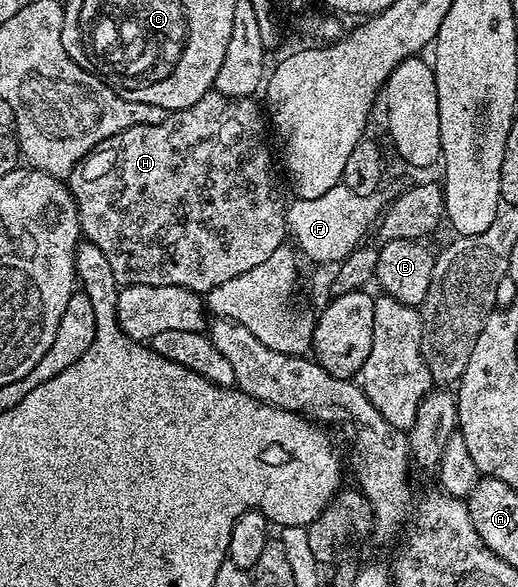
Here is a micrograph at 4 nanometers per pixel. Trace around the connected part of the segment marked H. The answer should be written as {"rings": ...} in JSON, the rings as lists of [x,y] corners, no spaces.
{"rings":[[[206,92],[197,102],[193,102],[193,106],[182,108],[180,112],[170,113],[161,122],[156,124],[142,124],[141,126],[133,126],[129,130],[121,130],[121,134],[113,134],[113,138],[109,138],[105,142],[101,142],[94,150],[87,153],[83,157],[81,163],[72,170],[69,177],[69,187],[75,198],[75,205],[79,210],[79,225],[84,237],[90,243],[97,246],[97,250],[101,250],[101,254],[105,254],[105,268],[110,272],[116,285],[126,286],[129,284],[144,284],[145,286],[181,286],[188,288],[200,294],[212,292],[217,286],[221,286],[221,282],[229,282],[229,278],[237,278],[237,274],[245,274],[245,270],[253,270],[253,266],[261,266],[261,262],[265,262],[265,258],[269,258],[269,254],[273,254],[273,250],[284,247],[285,241],[288,239],[287,230],[287,209],[288,205],[283,204],[283,192],[279,189],[279,180],[275,177],[275,164],[271,161],[271,148],[267,145],[267,132],[269,136],[269,128],[265,123],[265,112],[262,107],[255,105],[256,101],[251,98],[232,98],[230,96],[222,96],[220,92]]]}

